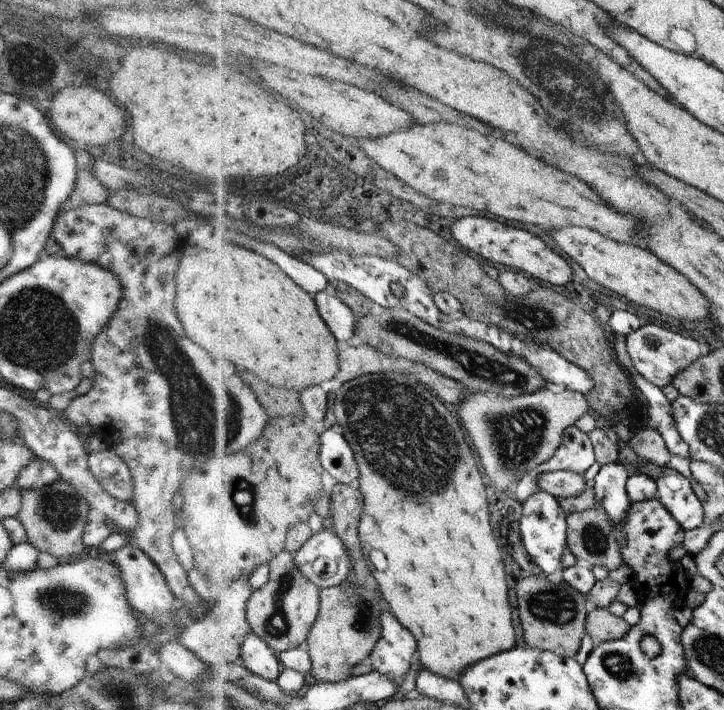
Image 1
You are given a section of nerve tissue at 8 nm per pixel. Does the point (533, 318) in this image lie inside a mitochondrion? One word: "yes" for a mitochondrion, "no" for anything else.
yes

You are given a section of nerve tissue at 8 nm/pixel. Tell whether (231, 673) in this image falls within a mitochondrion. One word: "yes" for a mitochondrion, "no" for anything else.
no

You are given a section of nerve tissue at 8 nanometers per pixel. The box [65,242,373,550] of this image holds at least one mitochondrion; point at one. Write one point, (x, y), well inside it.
(203, 418)

